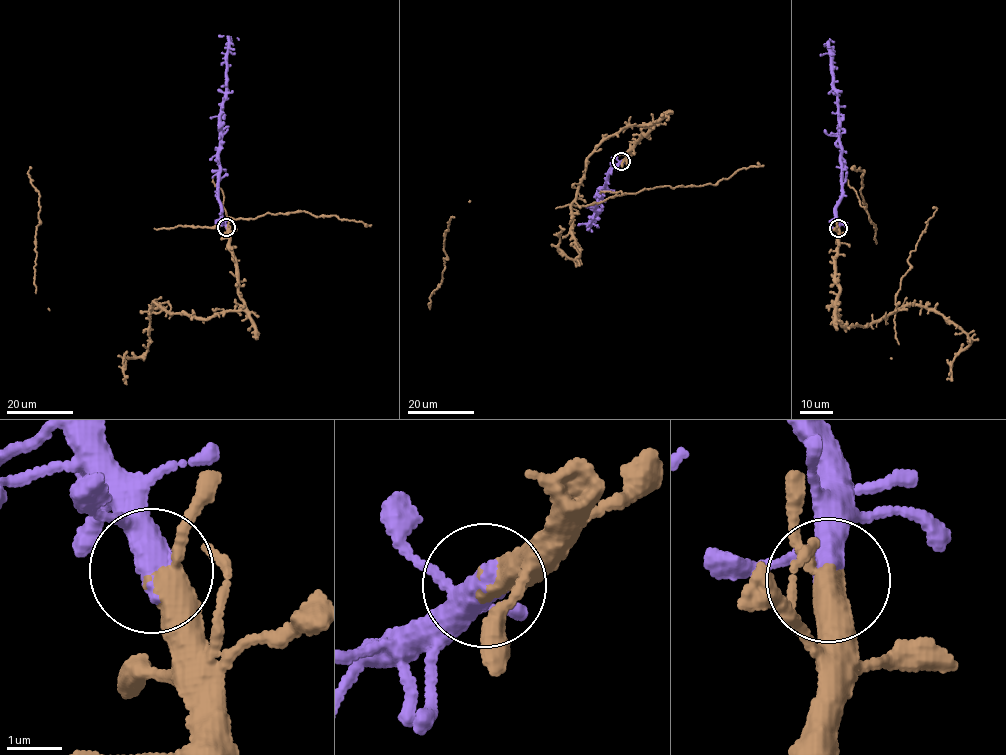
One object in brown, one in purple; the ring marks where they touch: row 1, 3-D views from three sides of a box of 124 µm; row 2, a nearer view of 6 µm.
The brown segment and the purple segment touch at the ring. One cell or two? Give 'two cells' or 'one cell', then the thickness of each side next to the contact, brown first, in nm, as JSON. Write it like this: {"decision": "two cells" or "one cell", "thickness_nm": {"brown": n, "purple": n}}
{"decision": "one cell", "thickness_nm": {"brown": 380, "purple": 400}}

